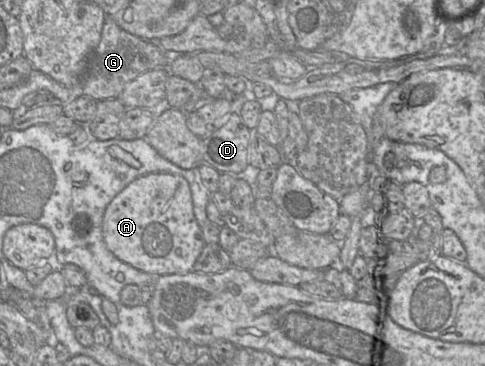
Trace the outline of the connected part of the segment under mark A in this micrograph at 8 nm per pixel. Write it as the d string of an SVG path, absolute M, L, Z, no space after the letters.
M168 173L140 176L120 191L105 209L102 233L106 246L119 260L154 277L191 272L206 245L194 215L188 182L179 175Z

